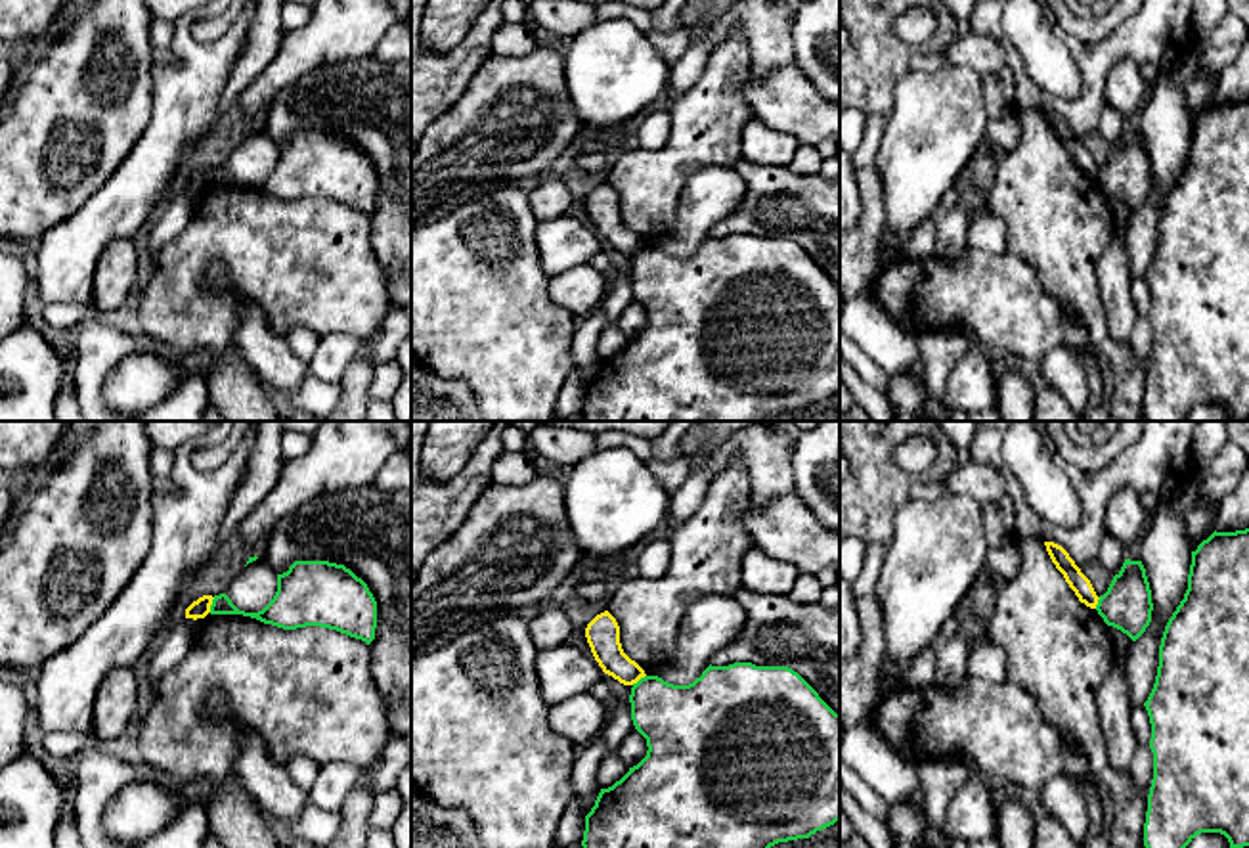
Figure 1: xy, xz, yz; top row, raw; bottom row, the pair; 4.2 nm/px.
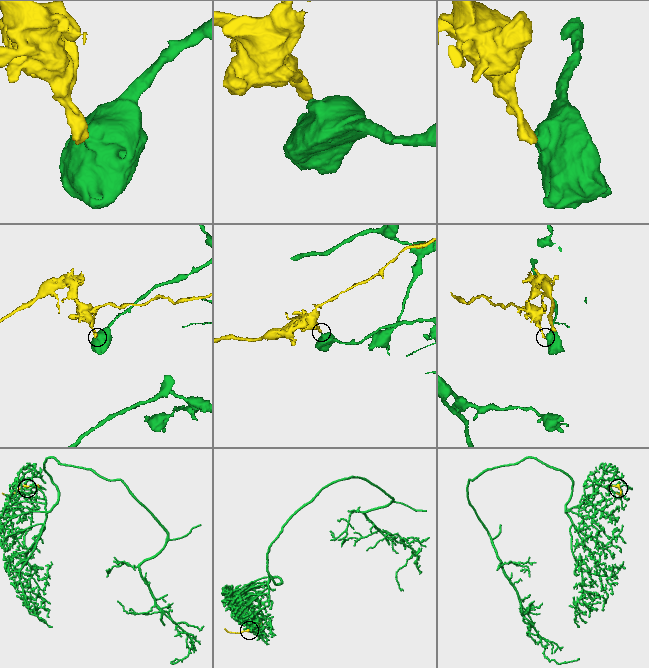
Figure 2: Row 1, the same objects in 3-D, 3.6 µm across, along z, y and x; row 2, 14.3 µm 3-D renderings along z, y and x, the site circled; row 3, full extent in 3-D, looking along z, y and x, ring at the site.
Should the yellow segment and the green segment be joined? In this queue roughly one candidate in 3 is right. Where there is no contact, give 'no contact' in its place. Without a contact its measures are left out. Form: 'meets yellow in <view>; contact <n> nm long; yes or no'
meets yellow in xy; contact 70 nm long; no

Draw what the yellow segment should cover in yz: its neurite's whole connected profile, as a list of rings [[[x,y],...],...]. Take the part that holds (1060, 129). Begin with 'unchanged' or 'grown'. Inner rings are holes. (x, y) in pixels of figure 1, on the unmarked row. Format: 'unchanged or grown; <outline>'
unchanged; [[[1044,113],[1044,117],[1052,134],[1063,145],[1065,153],[1075,163],[1079,172],[1090,180],[1096,180],[1100,168],[1096,167],[1090,151],[1081,144],[1081,140],[1069,128],[1069,124],[1054,113]]]

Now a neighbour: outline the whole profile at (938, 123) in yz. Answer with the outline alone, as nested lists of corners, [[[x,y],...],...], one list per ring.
[[[941,65],[935,71],[909,71],[893,88],[893,109],[887,115],[886,134],[878,149],[874,172],[882,186],[884,226],[893,237],[891,247],[878,247],[878,262],[872,279],[891,264],[909,260],[909,239],[914,228],[941,211],[943,195],[964,182],[974,155],[979,151],[991,121],[983,100],[983,77],[962,65]]]

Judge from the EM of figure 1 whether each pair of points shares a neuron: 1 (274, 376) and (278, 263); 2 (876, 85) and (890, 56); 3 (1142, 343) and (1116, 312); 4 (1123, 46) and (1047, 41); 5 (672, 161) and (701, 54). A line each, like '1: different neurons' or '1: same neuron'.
1: different neurons
2: same neuron
3: different neurons
4: different neurons
5: different neurons

